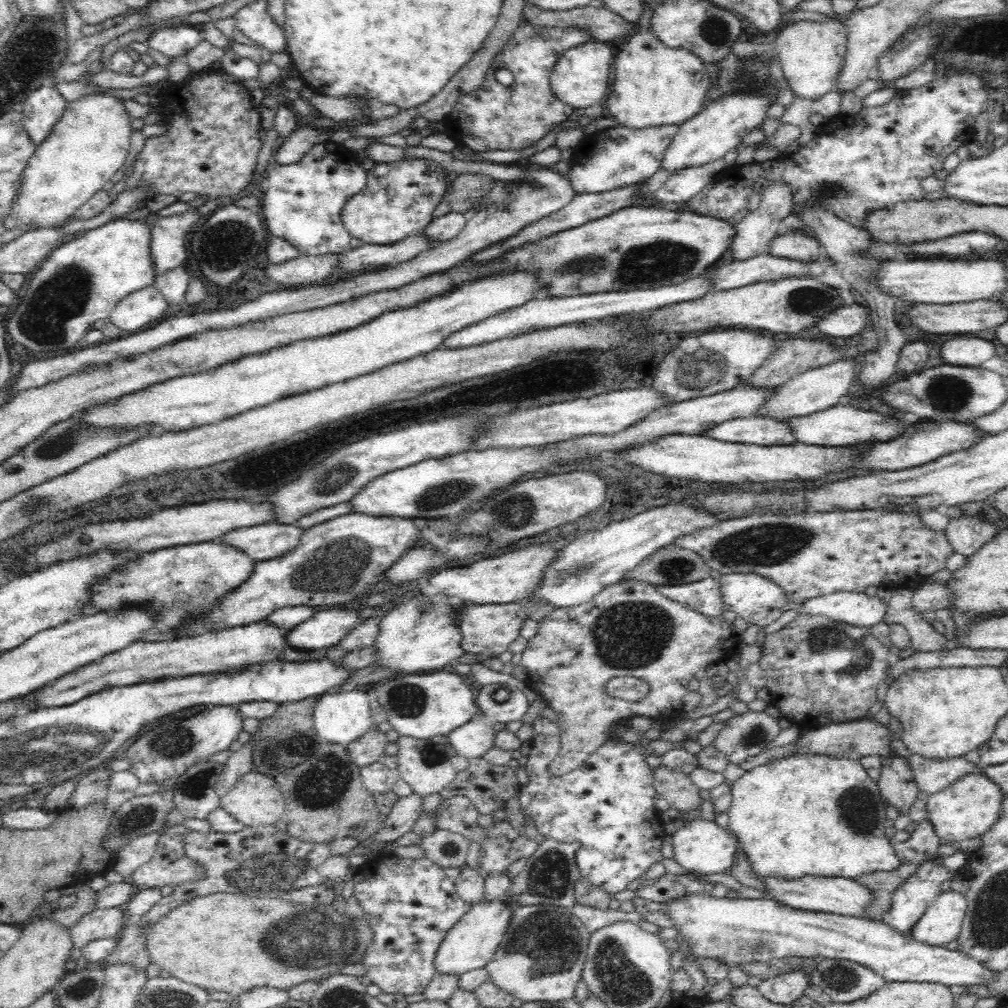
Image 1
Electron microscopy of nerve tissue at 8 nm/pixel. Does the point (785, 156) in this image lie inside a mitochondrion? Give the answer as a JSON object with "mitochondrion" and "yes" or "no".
{"mitochondrion":"no"}

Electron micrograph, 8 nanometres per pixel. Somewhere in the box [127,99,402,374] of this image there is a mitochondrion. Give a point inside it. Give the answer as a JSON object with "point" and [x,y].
{"point":[215,237]}

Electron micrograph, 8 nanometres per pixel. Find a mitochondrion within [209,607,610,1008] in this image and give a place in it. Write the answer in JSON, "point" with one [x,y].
{"point":[300,939]}

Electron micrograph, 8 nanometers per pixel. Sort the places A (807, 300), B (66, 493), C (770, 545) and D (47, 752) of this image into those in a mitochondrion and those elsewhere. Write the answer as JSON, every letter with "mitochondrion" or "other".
{"A":"mitochondrion","B":"other","C":"mitochondrion","D":"mitochondrion"}

